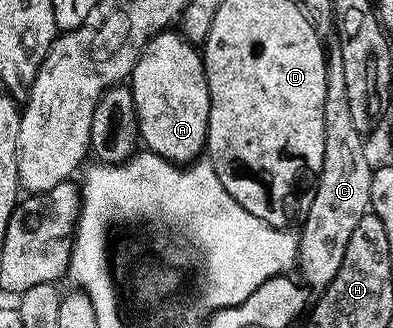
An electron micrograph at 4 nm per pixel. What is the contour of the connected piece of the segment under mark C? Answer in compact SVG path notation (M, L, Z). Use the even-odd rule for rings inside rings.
M338 47L332 48L327 53L327 86L325 87L325 159L323 160L323 169L317 174L319 186L315 189L315 194L311 197L311 206L307 209L307 218L303 221L303 230L298 230L299 238L299 260L297 262L297 273L303 276L303 281L307 285L312 285L315 291L322 291L326 285L333 279L333 275L337 275L337 271L341 267L341 259L345 259L345 247L349 244L349 235L353 235L353 227L357 227L357 219L361 219L361 215L365 215L371 208L371 196L369 195L369 183L371 182L371 174L373 172L373 164L367 158L367 149L363 146L365 141L364 134L357 131L357 127L353 127L353 118L349 112L349 94L345 87L345 67L341 63L341 51Z

